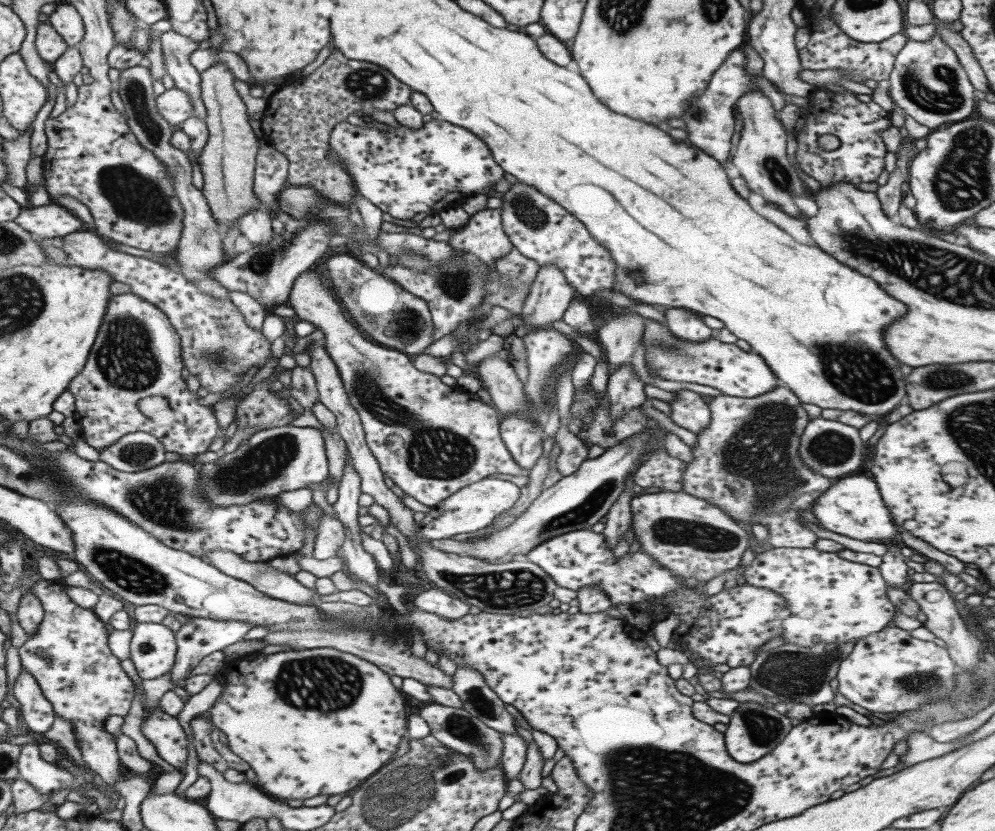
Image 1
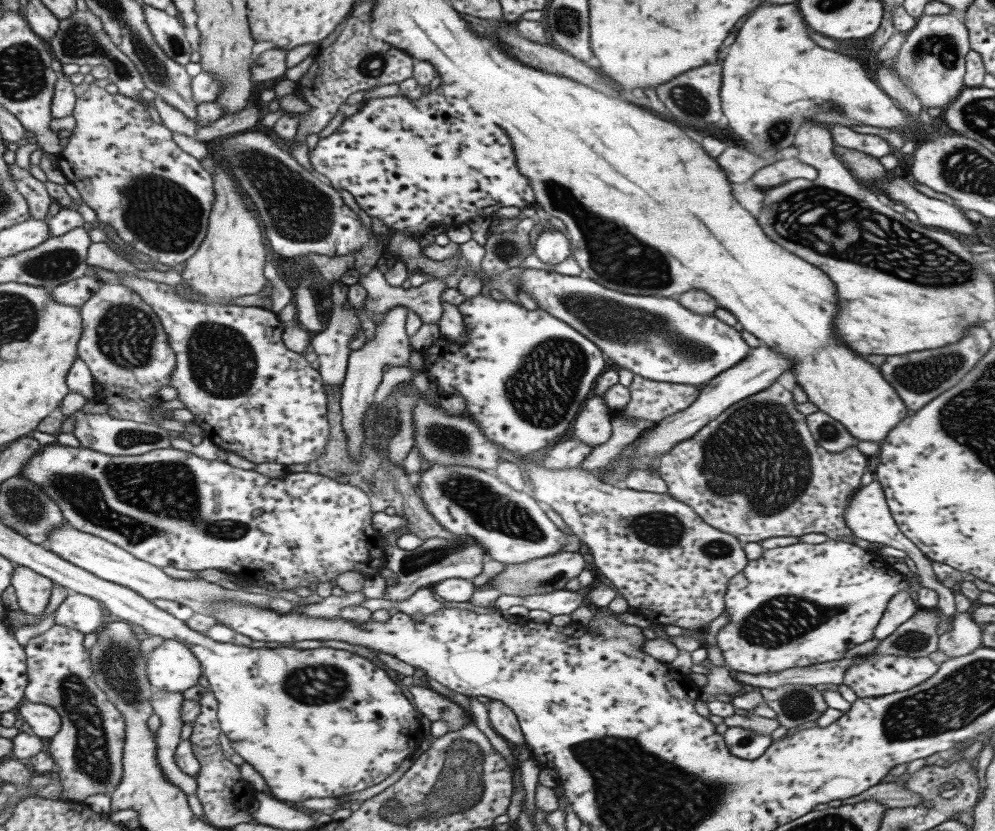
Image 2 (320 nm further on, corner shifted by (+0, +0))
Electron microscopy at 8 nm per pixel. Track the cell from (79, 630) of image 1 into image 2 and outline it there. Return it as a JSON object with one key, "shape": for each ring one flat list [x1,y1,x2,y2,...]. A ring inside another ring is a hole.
{"shape":[[54,624,43,634,31,638,25,646,30,677,26,698,51,705,61,718,60,730,48,746,61,786,58,800,79,803,91,794,110,796,118,786,124,739,123,715,107,700,106,693,94,680,89,649,81,645,83,635,73,628]]}

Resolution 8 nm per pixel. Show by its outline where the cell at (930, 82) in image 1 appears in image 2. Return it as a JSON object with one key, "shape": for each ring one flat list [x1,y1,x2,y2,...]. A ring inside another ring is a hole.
{"shape":[[957,14,922,15,906,33,906,39,893,58,893,68,903,86,919,98,921,106,944,110,964,88,964,58,969,49,968,30]]}

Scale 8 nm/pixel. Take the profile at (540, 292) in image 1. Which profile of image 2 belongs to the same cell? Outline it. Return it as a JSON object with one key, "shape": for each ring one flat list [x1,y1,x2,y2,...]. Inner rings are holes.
{"shape":[[551,227,551,230,539,233,532,252,545,264,559,264,570,255,569,246,568,238]]}

